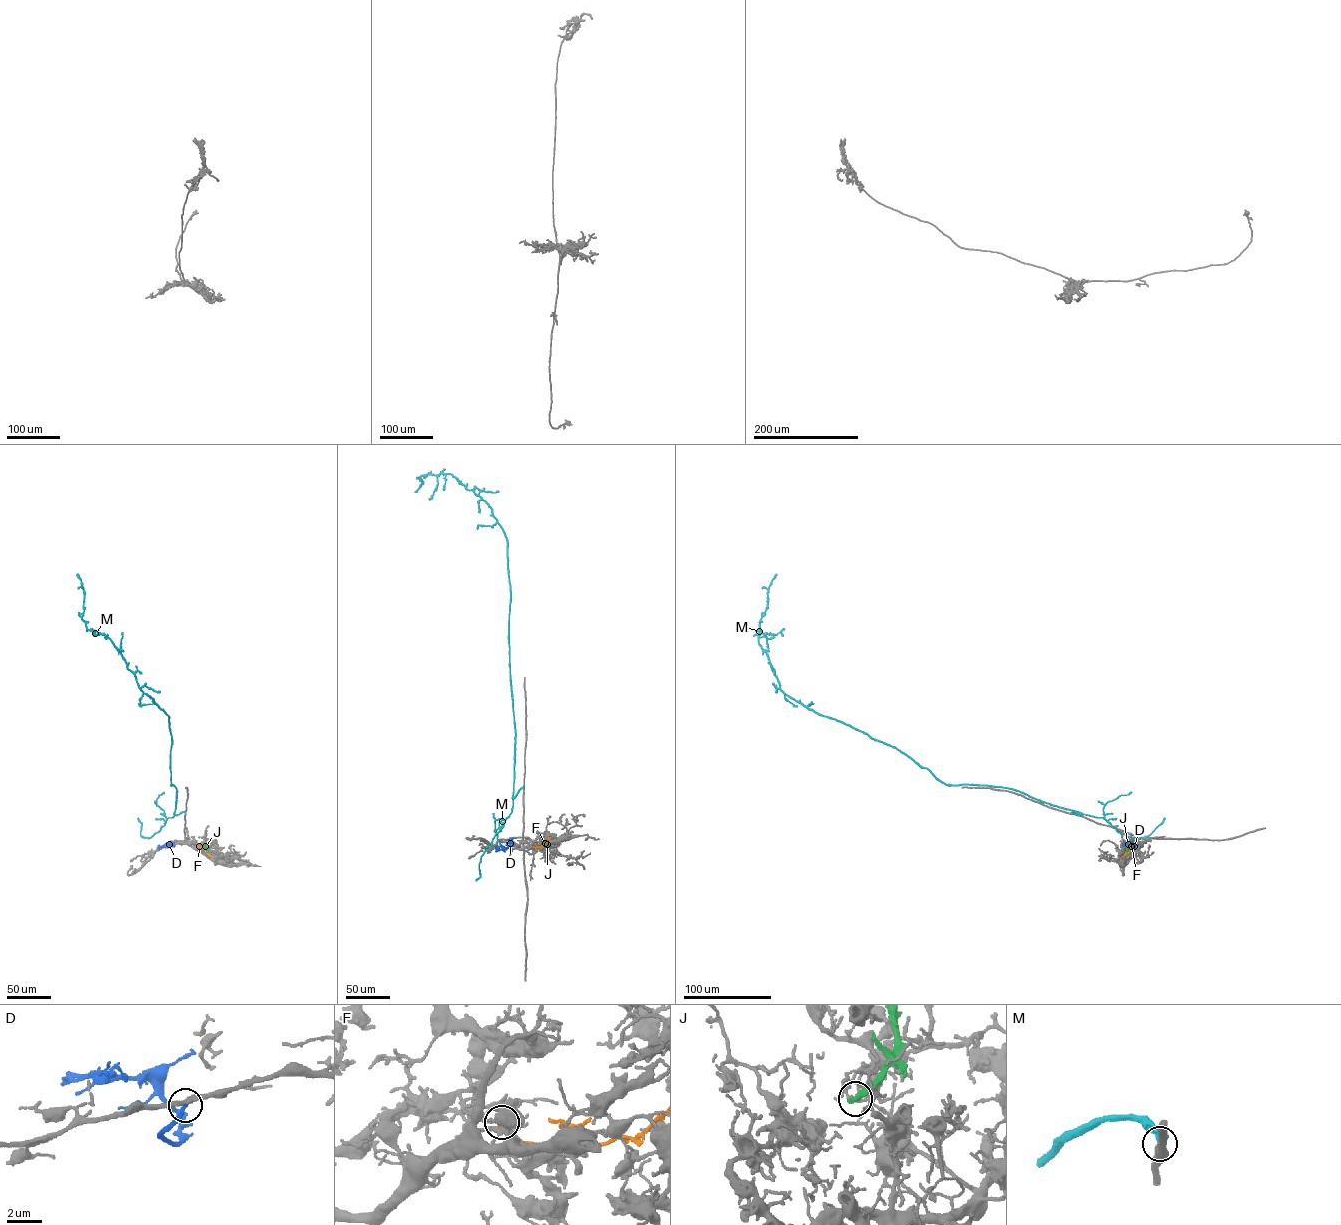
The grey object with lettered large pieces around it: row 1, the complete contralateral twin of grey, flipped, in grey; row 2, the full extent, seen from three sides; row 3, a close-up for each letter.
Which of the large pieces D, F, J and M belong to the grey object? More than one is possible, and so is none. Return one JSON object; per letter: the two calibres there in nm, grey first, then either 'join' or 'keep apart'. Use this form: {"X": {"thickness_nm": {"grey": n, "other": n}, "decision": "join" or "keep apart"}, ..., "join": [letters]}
{"D": {"thickness_nm": {"grey": 300, "other": 220}, "decision": "join"}, "F": {"thickness_nm": {"grey": 170, "other": 400}, "decision": "keep apart"}, "J": {"thickness_nm": {"grey": 140, "other": 380}, "decision": "keep apart"}, "M": {"thickness_nm": {"grey": 600, "other": 440}, "decision": "keep apart"}, "join": ["D"]}

